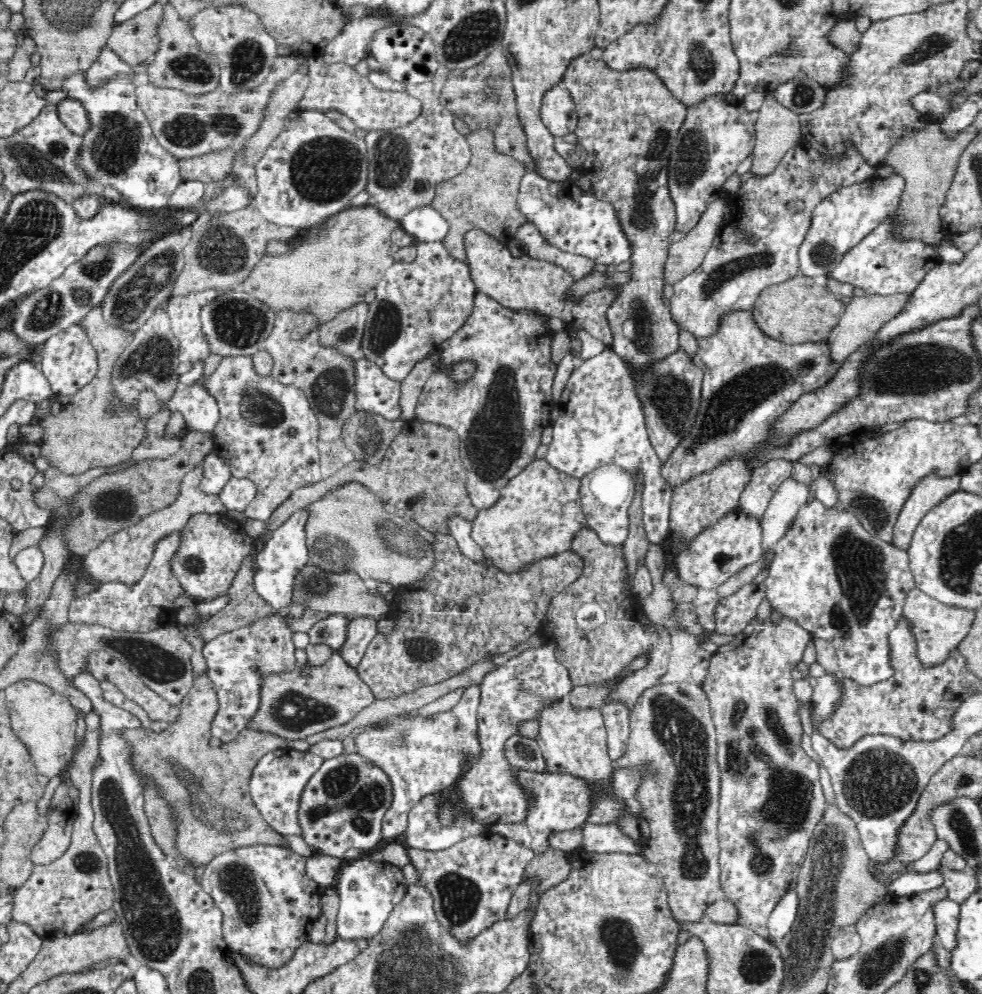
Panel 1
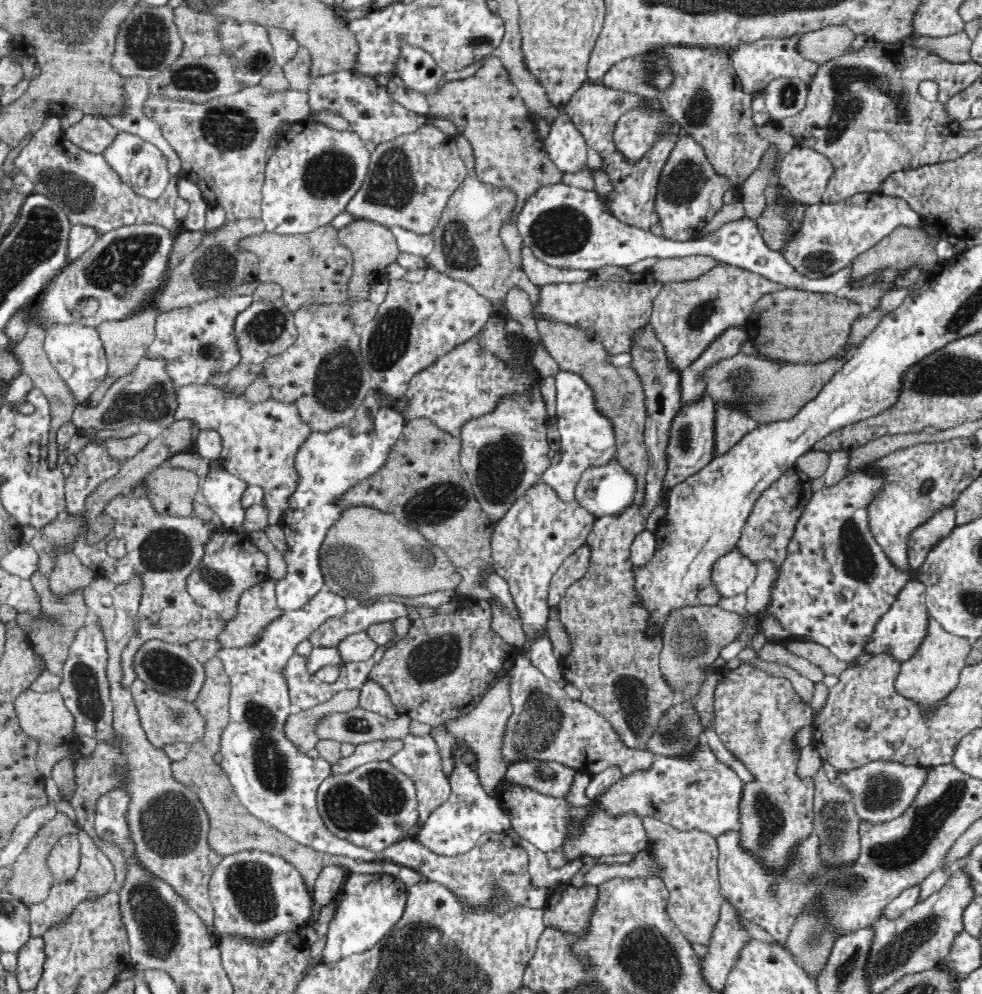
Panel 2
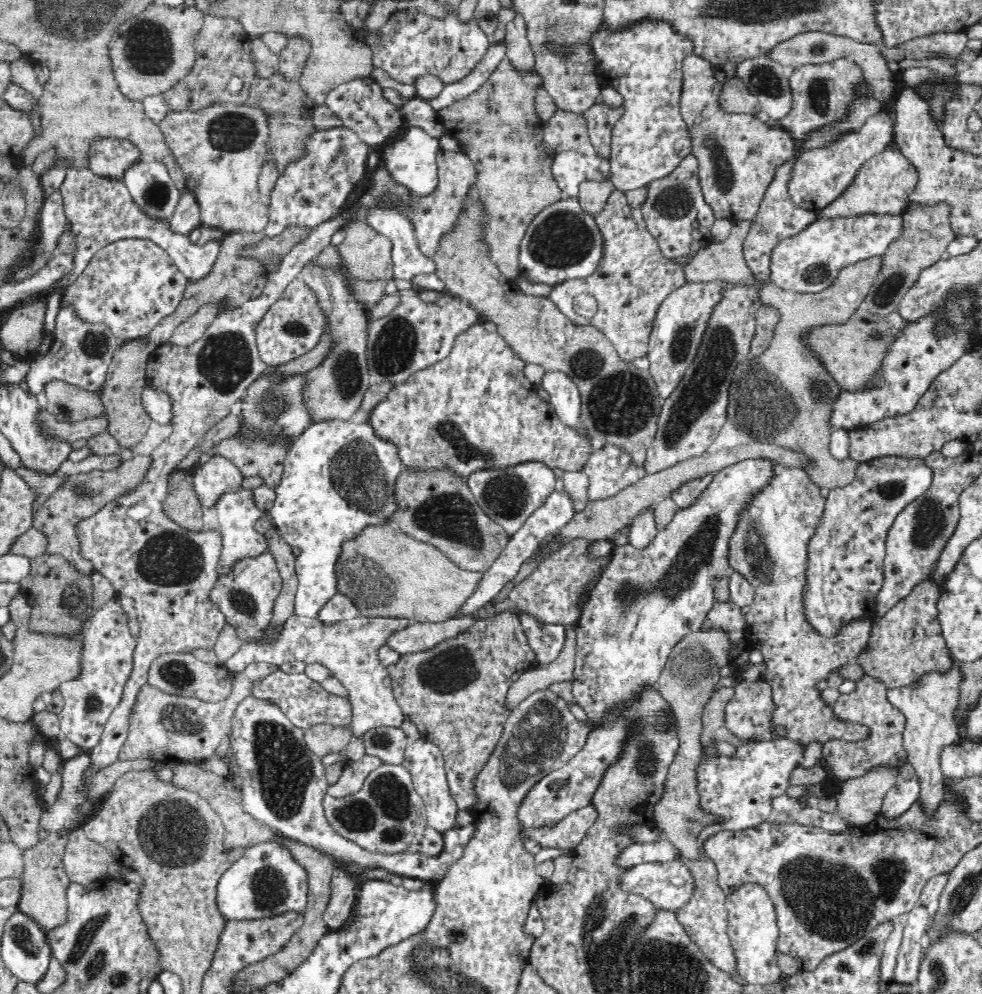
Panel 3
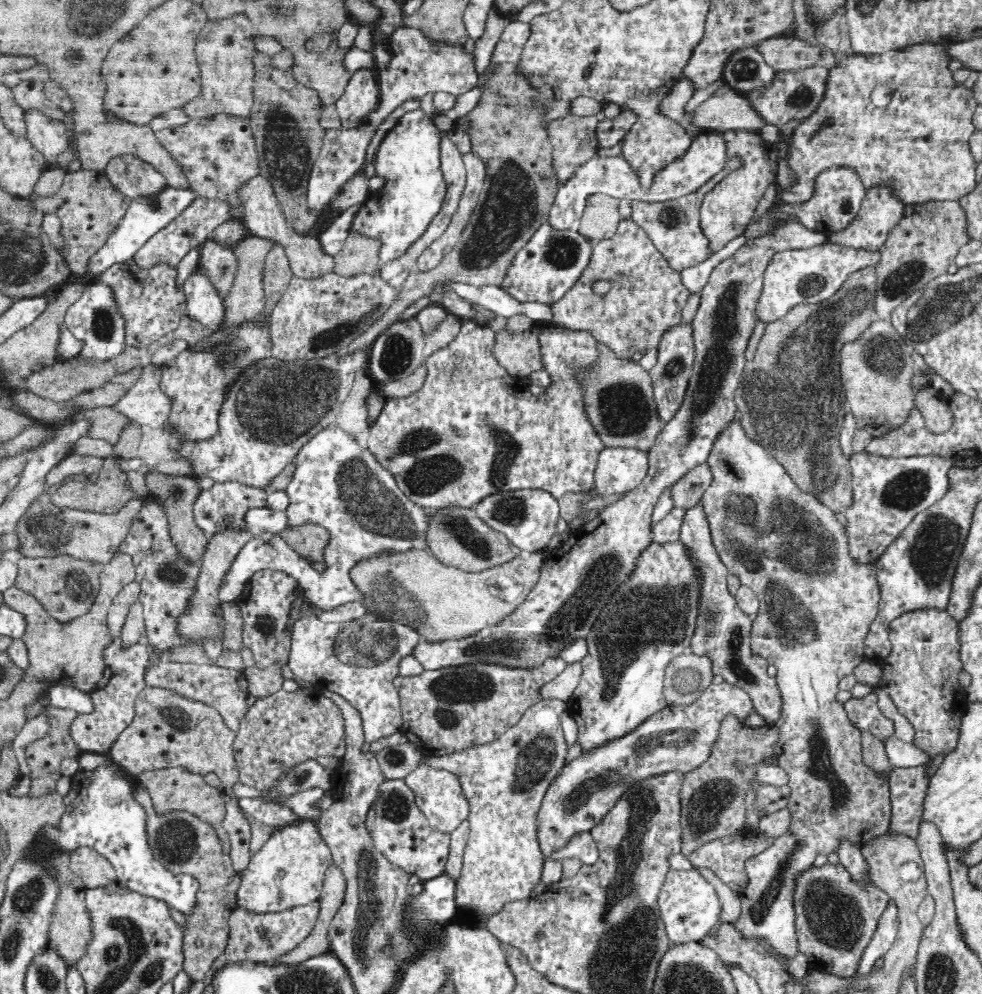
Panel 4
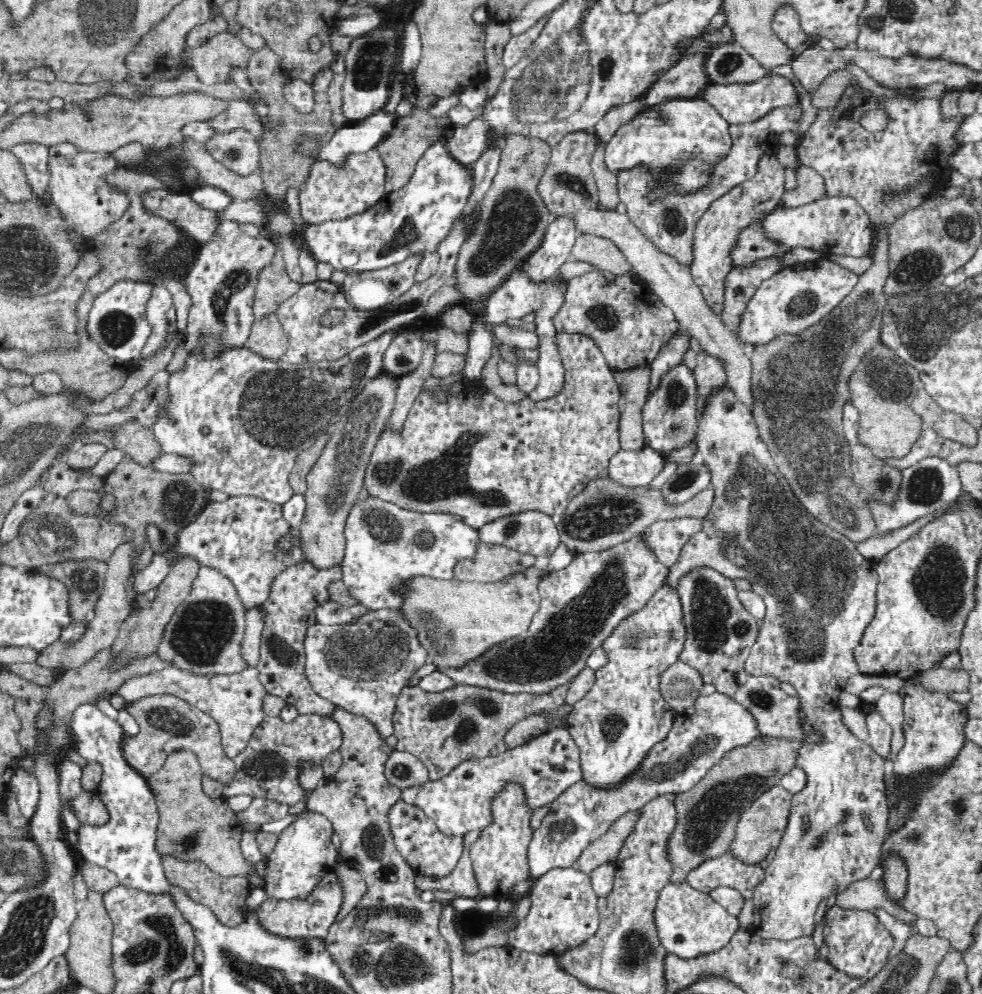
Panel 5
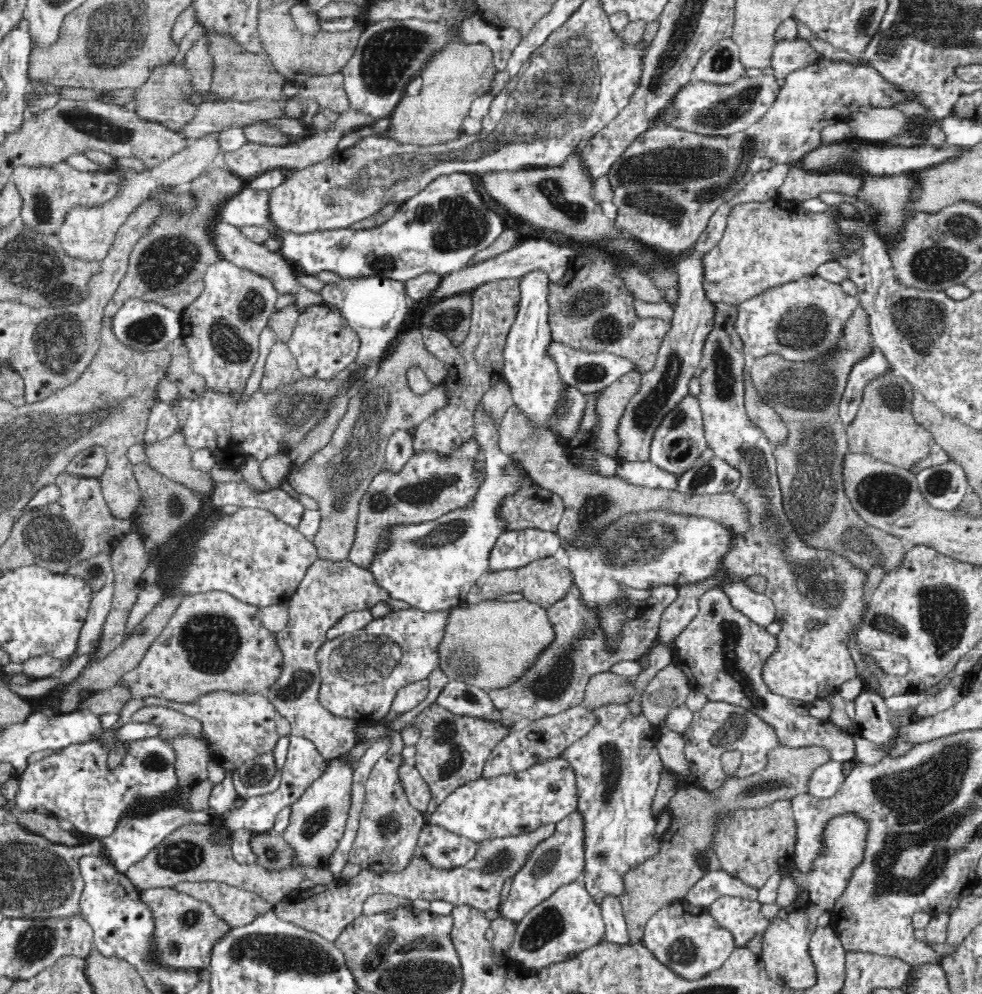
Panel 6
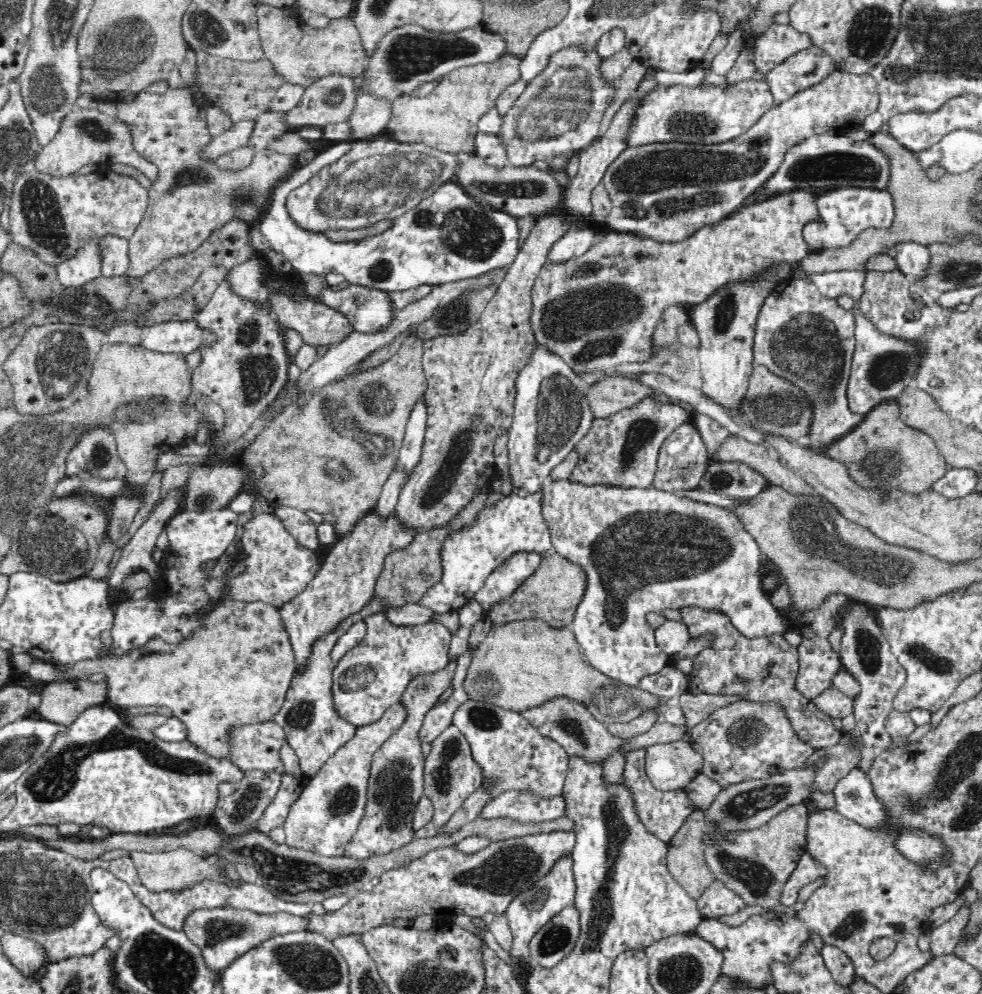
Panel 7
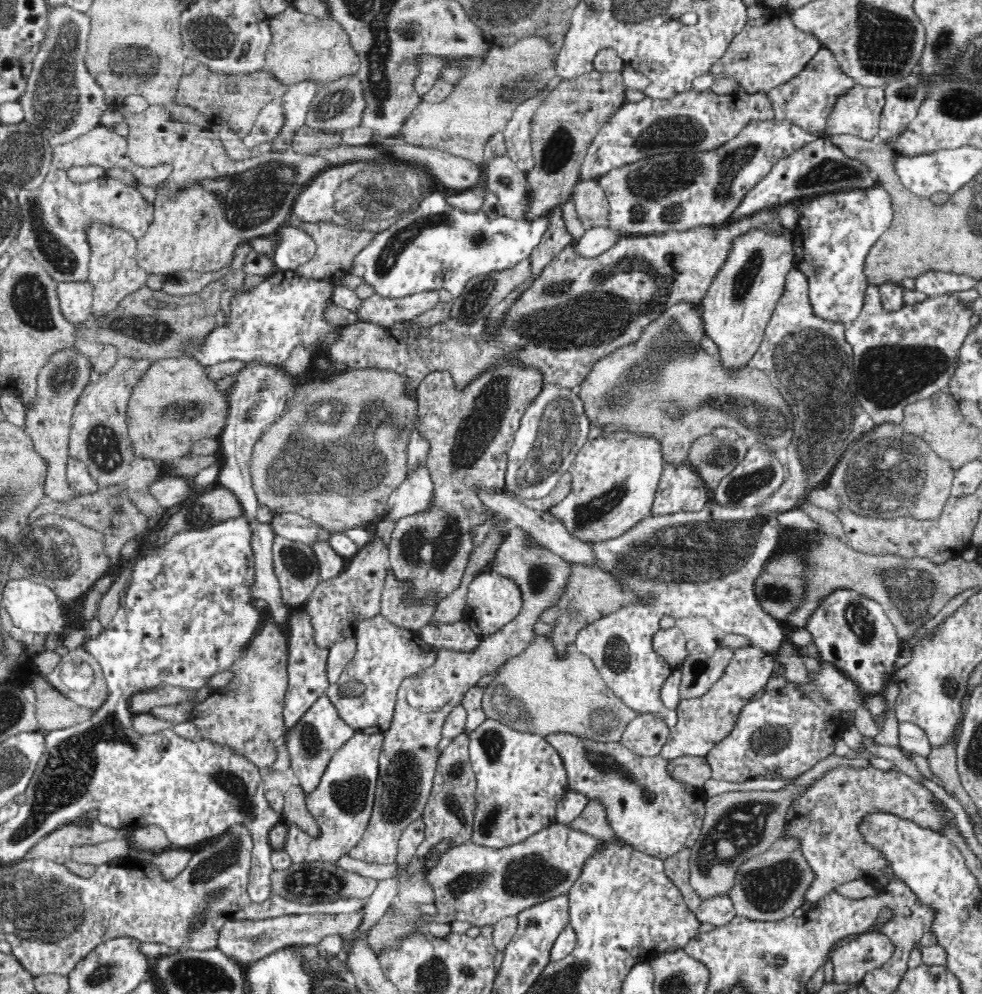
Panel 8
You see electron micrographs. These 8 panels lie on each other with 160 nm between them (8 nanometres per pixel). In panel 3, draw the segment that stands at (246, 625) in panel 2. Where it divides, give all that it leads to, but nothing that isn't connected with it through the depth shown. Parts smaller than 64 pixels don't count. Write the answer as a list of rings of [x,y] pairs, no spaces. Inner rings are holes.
[[[292,614],[290,618],[286,618],[278,634],[273,634],[273,623],[268,623],[263,628],[262,638],[247,639],[246,643],[243,642],[239,652],[234,654],[225,666],[232,673],[242,672],[253,661],[273,664],[276,668],[294,661],[326,666],[331,676],[336,677],[348,691],[348,699],[352,705],[350,727],[353,730],[353,739],[358,739],[374,728],[398,728],[405,720],[392,692],[390,675],[386,672],[385,666],[376,660],[376,648],[387,645],[388,636],[392,636],[398,630],[404,630],[408,622],[406,618],[393,616],[357,616],[350,620],[325,623],[318,618]]]

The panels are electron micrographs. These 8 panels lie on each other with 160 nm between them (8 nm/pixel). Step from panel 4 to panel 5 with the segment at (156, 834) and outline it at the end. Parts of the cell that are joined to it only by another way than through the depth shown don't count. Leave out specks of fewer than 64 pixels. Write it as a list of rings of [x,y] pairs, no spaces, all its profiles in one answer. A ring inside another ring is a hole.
[[[162,854],[161,857],[164,865],[164,876],[172,882],[174,886],[181,886],[194,902],[200,902],[208,907],[220,923],[228,926],[238,926],[244,919],[245,913],[248,912],[250,898],[250,884],[246,878],[241,876],[222,876],[212,872],[203,862],[194,860],[178,860],[171,854]]]

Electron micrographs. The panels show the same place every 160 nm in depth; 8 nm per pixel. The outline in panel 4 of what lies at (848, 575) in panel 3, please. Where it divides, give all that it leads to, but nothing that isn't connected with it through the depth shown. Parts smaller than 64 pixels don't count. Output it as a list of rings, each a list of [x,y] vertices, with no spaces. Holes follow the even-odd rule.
[[[861,452],[849,456],[851,464],[851,500],[850,507],[844,508],[848,526],[844,534],[849,537],[849,554],[856,563],[872,563],[886,552],[899,538],[912,520],[925,509],[933,506],[947,493],[950,481],[947,472],[955,467],[956,459],[950,457],[911,455],[910,458],[884,458]]]

